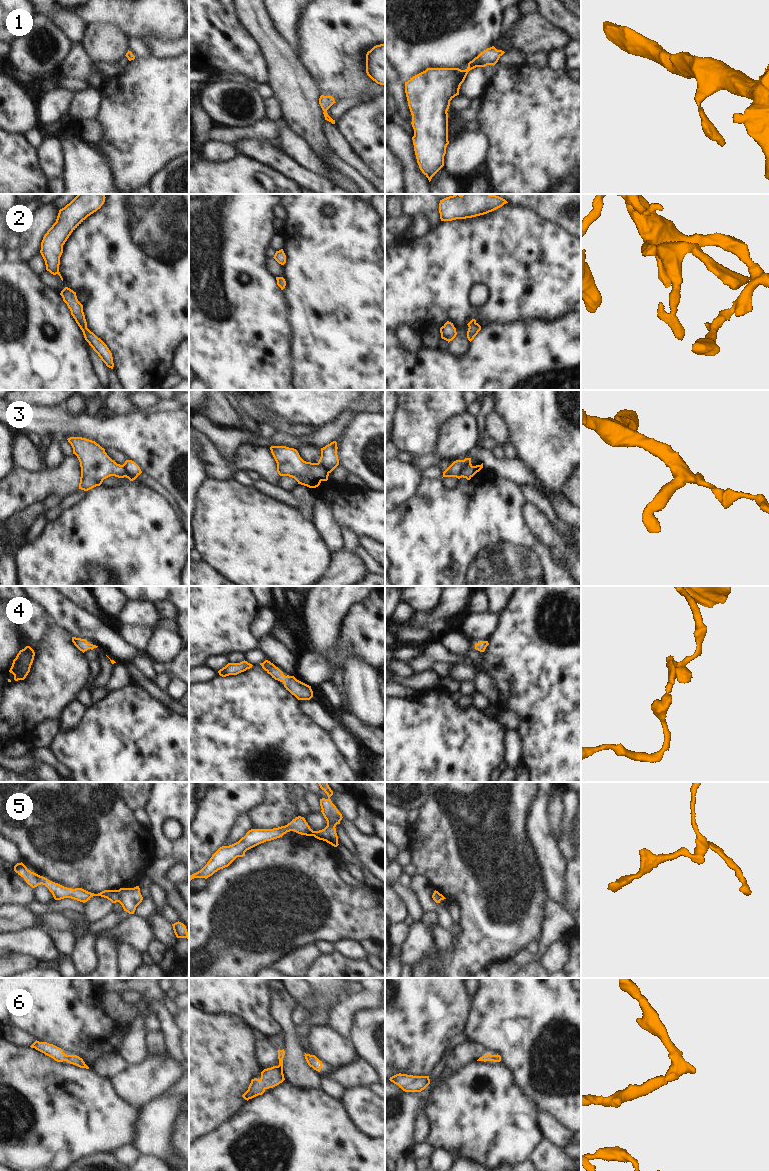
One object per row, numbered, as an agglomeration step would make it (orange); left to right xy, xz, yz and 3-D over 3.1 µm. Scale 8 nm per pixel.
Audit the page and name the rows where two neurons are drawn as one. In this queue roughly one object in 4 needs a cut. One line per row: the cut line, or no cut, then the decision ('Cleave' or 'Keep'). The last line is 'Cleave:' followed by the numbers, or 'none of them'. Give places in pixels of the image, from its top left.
1: No split. Keep
2: No split. Keep
3: Split along yz (471, 465), (462, 472), (461, 476). Cleave
4: No split. Keep
5: No split. Keep
6: No split. Keep
Cleave: 3.

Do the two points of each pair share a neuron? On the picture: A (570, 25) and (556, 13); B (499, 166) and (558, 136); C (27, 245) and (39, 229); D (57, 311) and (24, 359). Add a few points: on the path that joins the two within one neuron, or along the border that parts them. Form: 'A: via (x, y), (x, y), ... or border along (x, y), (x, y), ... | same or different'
A: via (567, 22), (559, 16) | same
B: via (514, 165), (543, 136) | same
C: via (30, 241), (36, 233) | same
D: via (44, 321), (24, 341), (24, 346) | same

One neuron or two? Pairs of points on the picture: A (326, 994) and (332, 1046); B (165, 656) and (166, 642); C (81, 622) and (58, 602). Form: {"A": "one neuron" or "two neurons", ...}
{"A": "two neurons", "B": "one neuron", "C": "one neuron"}

